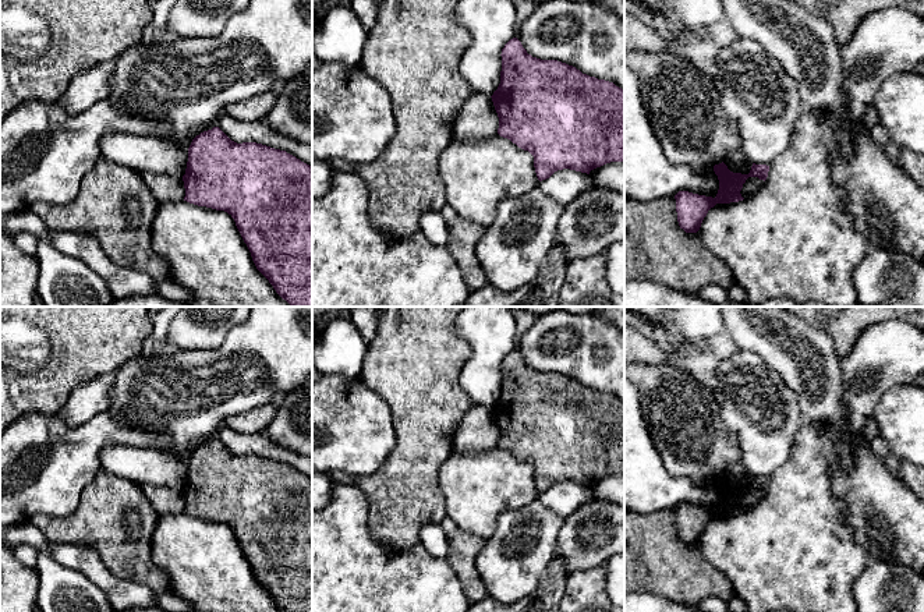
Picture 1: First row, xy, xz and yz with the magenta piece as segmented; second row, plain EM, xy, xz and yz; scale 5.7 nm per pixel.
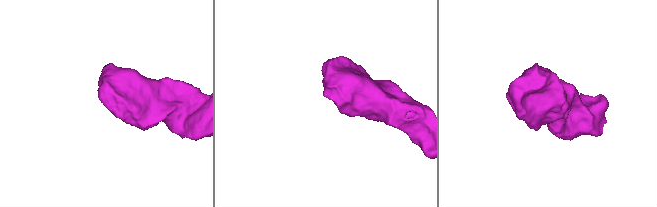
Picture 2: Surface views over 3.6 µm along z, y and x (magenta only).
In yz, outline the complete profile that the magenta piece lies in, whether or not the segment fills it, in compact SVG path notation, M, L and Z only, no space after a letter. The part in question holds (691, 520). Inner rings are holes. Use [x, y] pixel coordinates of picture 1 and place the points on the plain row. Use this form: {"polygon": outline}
{"polygon": "M722 474L714 478L714 484L719 492L719 502L715 510L693 506L688 503L679 503L675 507L677 534L680 541L686 545L697 545L701 540L708 523L716 516L739 514L744 510L740 503L748 489L758 489L767 492L769 478L753 475L748 487L733 485Z"}

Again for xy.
{"polygon": "M219 439L197 447L183 488L184 513L227 524L256 581L283 612L312 612L312 480L286 463L237 456Z"}

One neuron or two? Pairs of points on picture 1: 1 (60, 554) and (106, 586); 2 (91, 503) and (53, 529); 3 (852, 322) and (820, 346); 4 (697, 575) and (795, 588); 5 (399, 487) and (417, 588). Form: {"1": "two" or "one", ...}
{"1": "one", "2": "one", "3": "two", "4": "two", "5": "two"}

